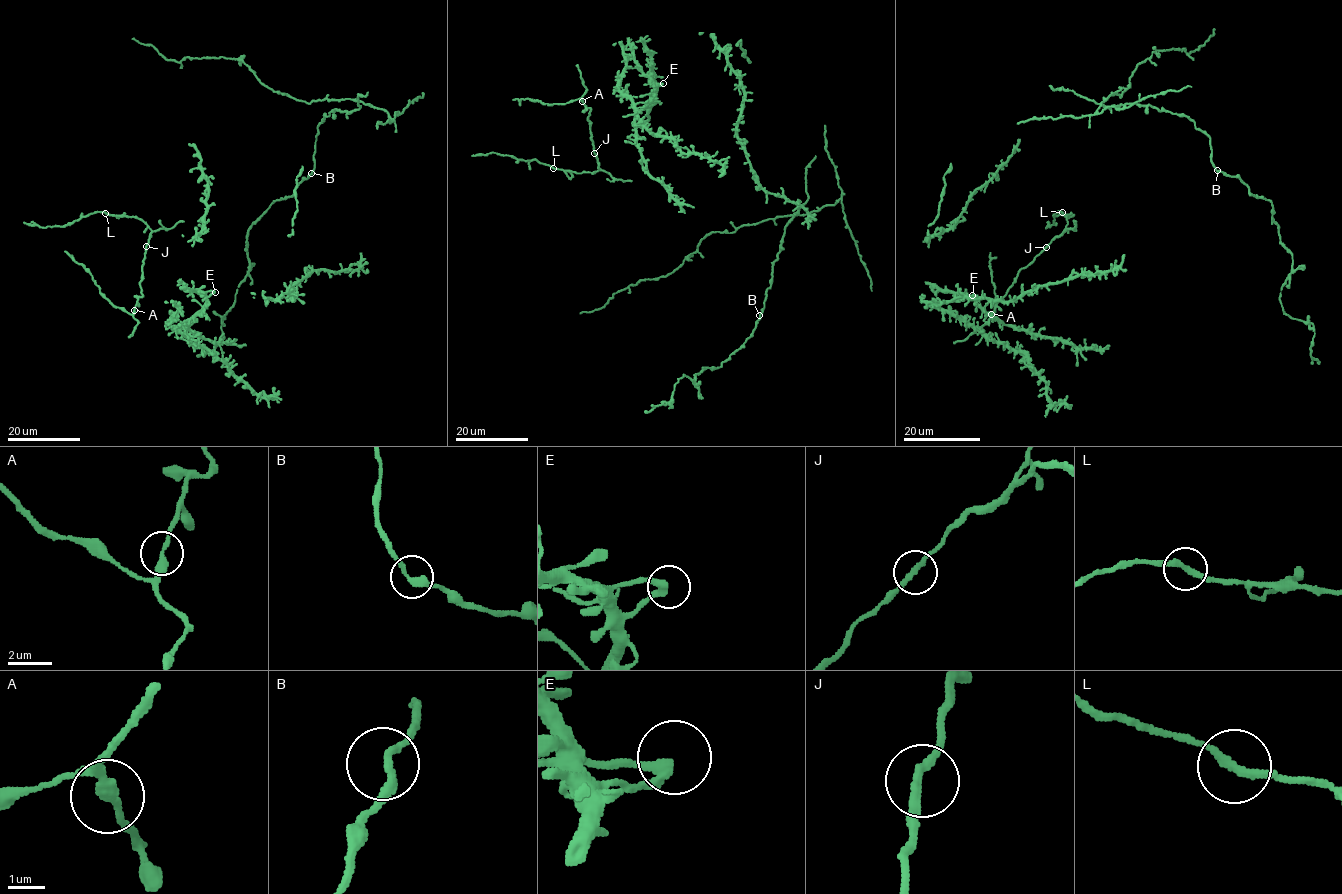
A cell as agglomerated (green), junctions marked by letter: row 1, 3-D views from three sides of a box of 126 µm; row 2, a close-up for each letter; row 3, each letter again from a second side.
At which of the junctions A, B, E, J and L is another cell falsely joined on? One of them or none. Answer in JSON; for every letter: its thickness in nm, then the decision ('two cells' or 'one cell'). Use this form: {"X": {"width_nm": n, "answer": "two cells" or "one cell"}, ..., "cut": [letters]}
{"A": {"width_nm": 240, "answer": "one cell"}, "B": {"width_nm": 240, "answer": "one cell"}, "E": {"width_nm": 280, "answer": "one cell"}, "J": {"width_nm": 240, "answer": "one cell"}, "L": {"width_nm": 240, "answer": "one cell"}, "cut": []}

